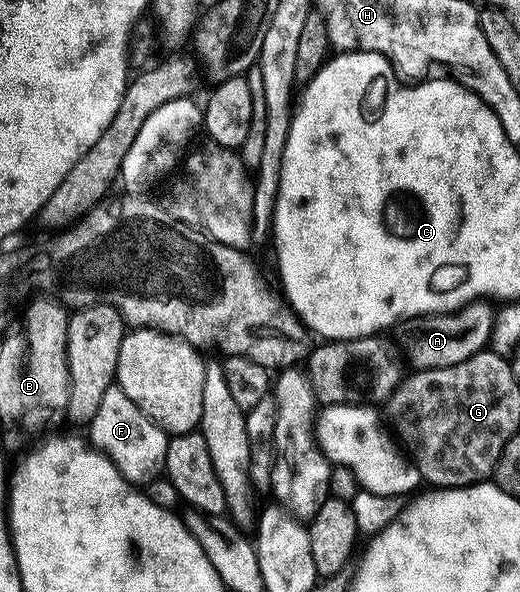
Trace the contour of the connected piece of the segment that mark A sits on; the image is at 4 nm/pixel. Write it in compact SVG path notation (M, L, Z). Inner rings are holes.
M479 299L470 301L452 313L435 313L405 322L402 345L406 348L407 359L414 364L413 368L421 371L452 367L483 352L490 345L490 337L494 334L496 309L490 305L493 304L489 300Z

